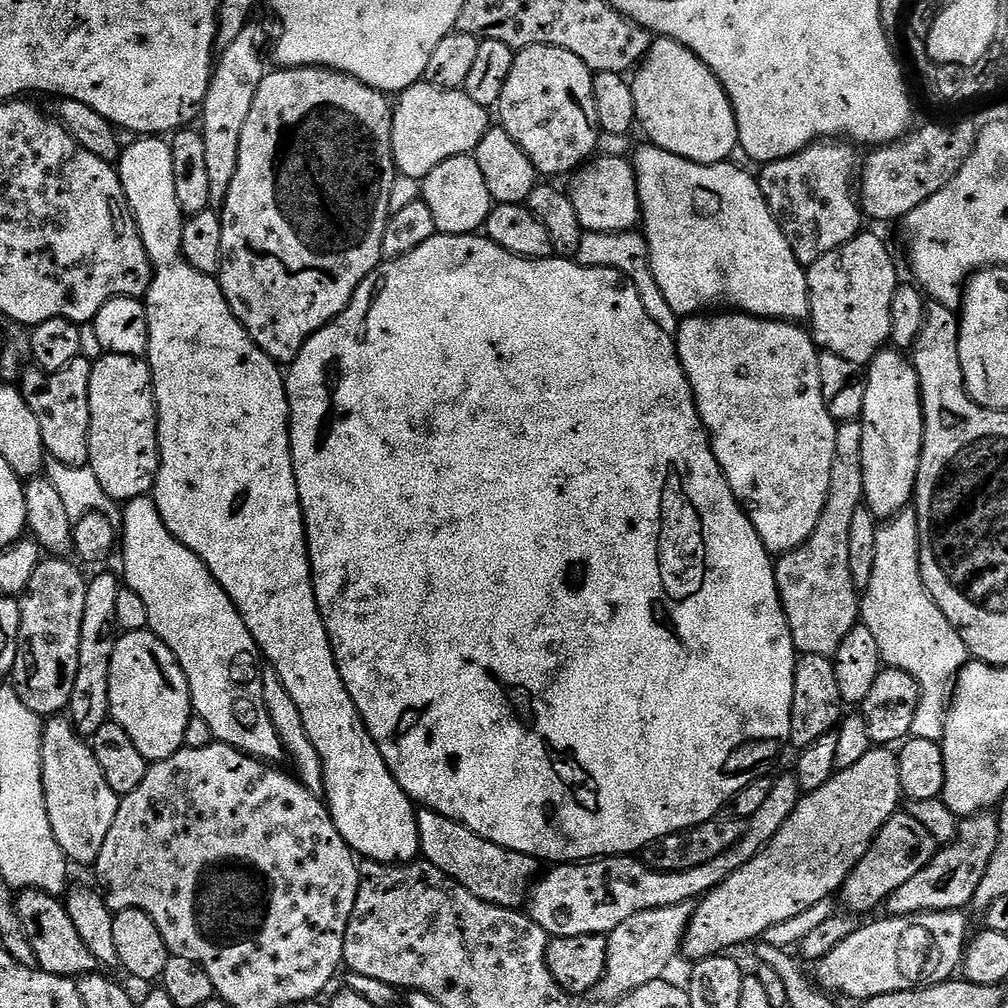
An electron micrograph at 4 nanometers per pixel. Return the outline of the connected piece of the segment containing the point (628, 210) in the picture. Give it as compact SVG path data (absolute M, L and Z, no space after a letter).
M597 155L581 164L571 180L570 195L585 233L631 232L641 223L638 186L631 159Z

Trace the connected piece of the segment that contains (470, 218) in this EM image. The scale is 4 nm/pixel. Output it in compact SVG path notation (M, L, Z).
M475 155L455 156L430 170L430 174L422 181L422 199L430 206L430 214L434 214L437 233L446 236L470 236L479 233L488 216L492 213L494 201L490 190L486 190L486 178L482 178L482 169L478 167Z

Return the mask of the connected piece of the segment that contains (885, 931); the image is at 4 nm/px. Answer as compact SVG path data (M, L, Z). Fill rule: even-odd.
M927 911L915 916L888 916L877 924L857 927L850 938L819 960L815 979L825 993L841 992L857 1002L945 984L957 975L970 940L964 915L963 911Z

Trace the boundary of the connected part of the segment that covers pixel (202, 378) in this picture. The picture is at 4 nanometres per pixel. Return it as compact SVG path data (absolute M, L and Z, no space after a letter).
M136 138L133 140L136 141L129 148L127 145L120 153L118 171L122 190L128 199L132 217L136 219L136 225L142 242L146 246L146 254L150 258L153 270L152 281L146 293L148 309L148 355L146 359L148 368L152 372L152 389L156 392L156 425L160 439L160 469L156 475L154 489L158 514L162 514L162 522L168 527L170 534L174 534L178 542L182 542L187 548L194 550L198 558L202 558L210 574L214 574L214 578L220 583L222 590L226 590L238 614L246 622L246 630L250 630L254 642L260 647L261 657L276 671L278 678L282 678L282 686L286 686L288 699L291 700L293 709L302 718L302 726L306 726L306 734L310 742L314 742L314 750L318 750L320 760L324 763L322 792L325 792L323 795L326 797L328 813L332 815L333 822L338 826L338 834L342 834L342 838L348 843L353 853L361 857L364 855L364 858L377 864L406 864L415 861L421 855L420 827L416 821L417 809L414 807L413 800L406 795L402 786L398 786L398 782L392 777L392 771L386 766L374 738L368 732L364 719L354 706L342 682L342 674L338 674L330 638L326 634L326 626L318 610L318 602L312 585L312 567L308 561L308 535L304 533L304 511L298 498L298 486L292 465L292 435L288 433L290 417L288 415L288 391L284 385L285 373L281 365L270 359L253 342L248 331L242 326L242 322L238 322L238 318L232 313L222 294L219 279L200 272L184 259L186 213L178 206L178 193L174 191L174 158L171 143L164 138Z

